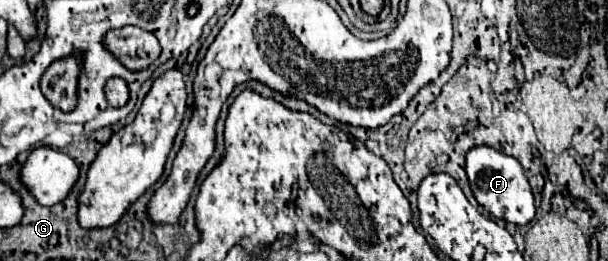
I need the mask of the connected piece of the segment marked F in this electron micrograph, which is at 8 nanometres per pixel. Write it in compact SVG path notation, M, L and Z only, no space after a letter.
M475 145L465 155L465 171L475 199L495 217L515 225L527 225L535 217L535 199L531 185L523 173L521 163L515 157L509 157L489 145Z

